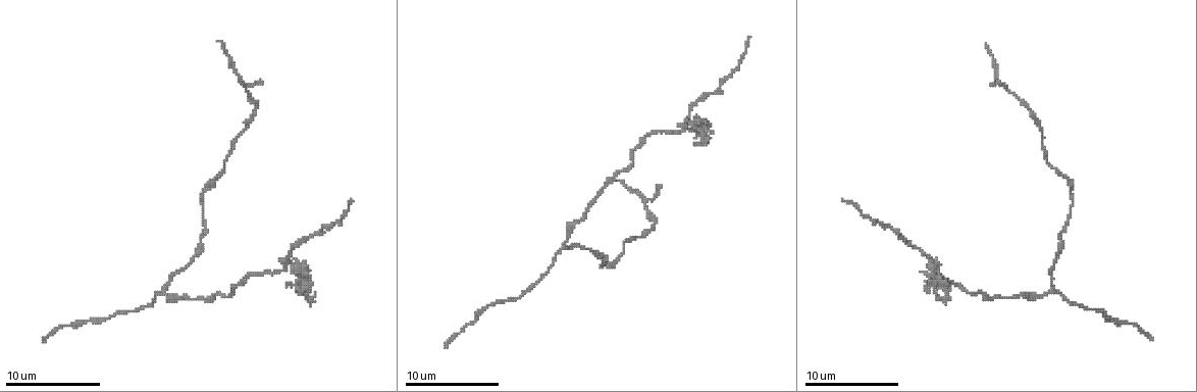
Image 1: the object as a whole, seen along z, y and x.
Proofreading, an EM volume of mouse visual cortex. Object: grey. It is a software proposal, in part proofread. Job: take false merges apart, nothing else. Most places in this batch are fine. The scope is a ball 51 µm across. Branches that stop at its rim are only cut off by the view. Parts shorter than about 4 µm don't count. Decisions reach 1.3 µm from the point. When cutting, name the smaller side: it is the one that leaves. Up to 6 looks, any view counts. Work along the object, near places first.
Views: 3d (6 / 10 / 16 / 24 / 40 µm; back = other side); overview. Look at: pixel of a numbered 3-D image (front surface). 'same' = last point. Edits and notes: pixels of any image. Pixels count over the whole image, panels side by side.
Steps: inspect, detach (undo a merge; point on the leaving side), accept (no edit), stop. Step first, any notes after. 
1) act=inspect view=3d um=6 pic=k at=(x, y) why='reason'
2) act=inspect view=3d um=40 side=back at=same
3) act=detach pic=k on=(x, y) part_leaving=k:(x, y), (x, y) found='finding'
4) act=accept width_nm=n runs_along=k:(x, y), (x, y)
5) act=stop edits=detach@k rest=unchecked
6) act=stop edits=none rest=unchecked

act=inspect view=3d um=10 pic=1 at=(290, 261) why='three-way junction'

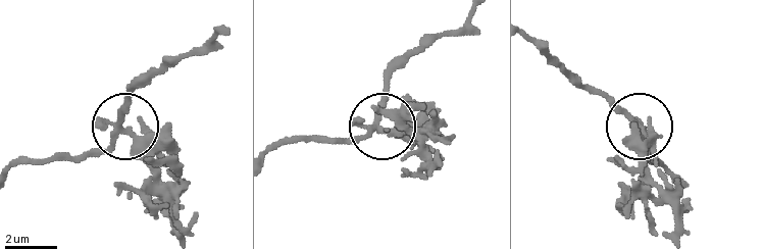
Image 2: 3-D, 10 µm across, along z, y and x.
act=inspect view=3d um=6 pic=2 at=(380, 125)

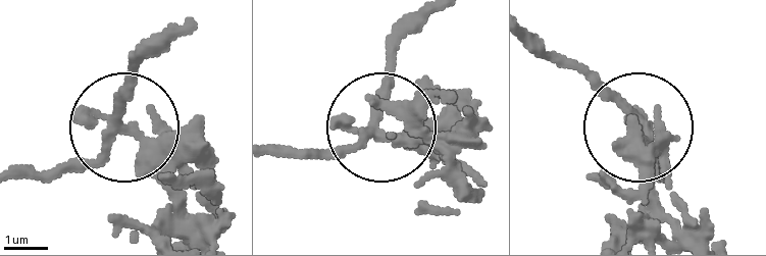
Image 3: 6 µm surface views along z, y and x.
act=detach pic=3 on=(174, 144) arms=3 part_leaving=3:(115, 122), (181, 228) found='a second neuron is stuck on'

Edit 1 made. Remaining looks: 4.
act=inspect view=3d um=16 pic=1 at=(87, 322) why='narrows sharply'

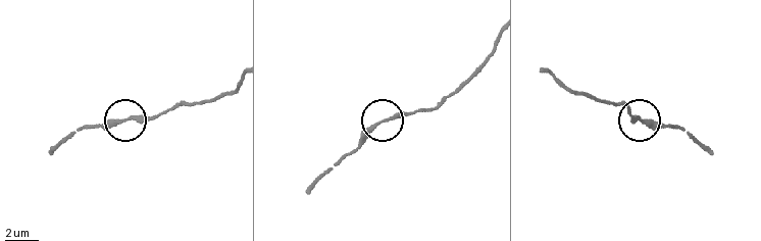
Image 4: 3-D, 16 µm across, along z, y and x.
act=accept runs_along=4:(493, 50), (438, 103), (385, 118), (353, 151) found='one neuron here'

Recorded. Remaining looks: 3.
act=inspect view=3d um=10 pic=1 at=(1050, 291) why='a fork'

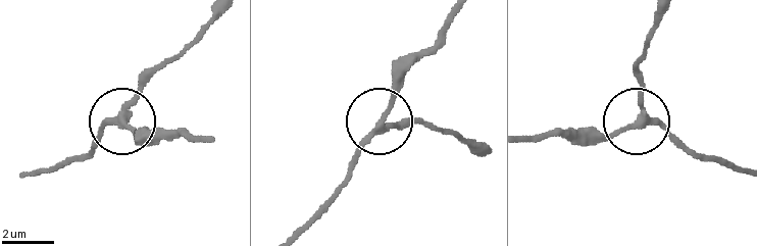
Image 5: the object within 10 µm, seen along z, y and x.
act=accept side_arm_um=37 runs_along=5:(382, 117), (397, 60) found='continuous, no second neuron'

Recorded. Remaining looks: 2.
act=stop edits=detach@3 rest=unchecked

